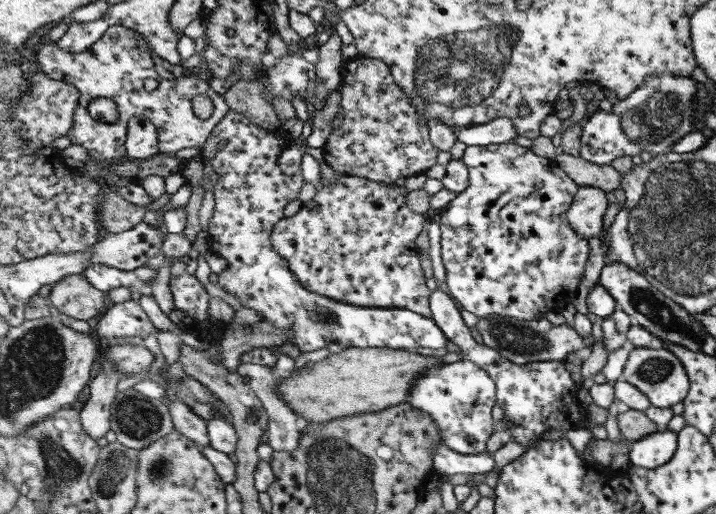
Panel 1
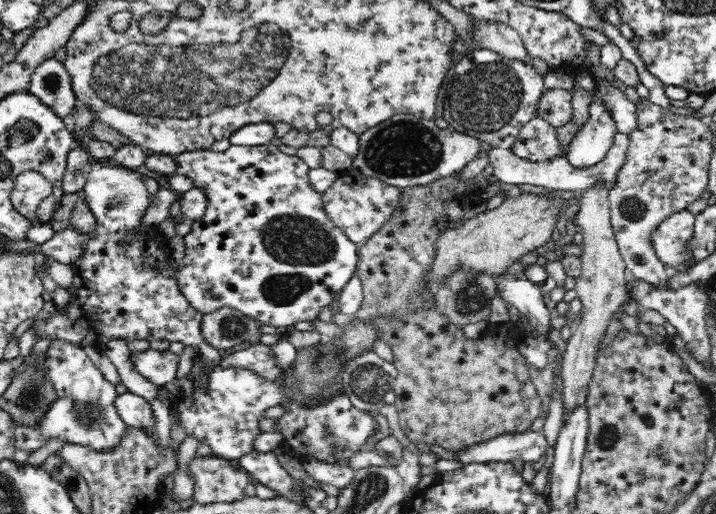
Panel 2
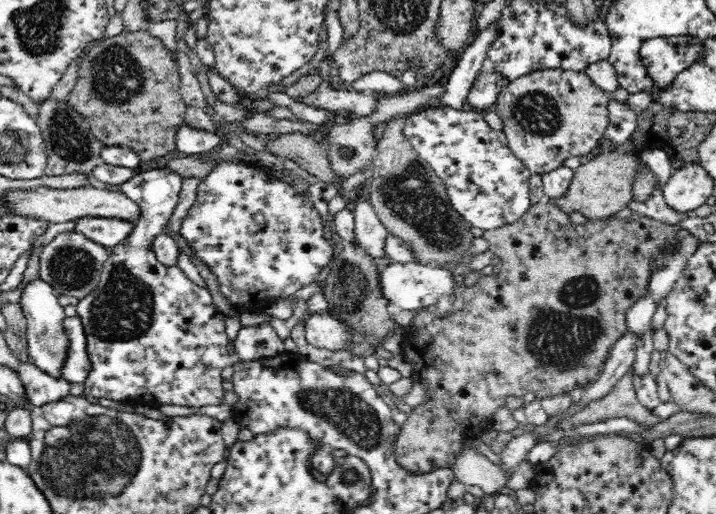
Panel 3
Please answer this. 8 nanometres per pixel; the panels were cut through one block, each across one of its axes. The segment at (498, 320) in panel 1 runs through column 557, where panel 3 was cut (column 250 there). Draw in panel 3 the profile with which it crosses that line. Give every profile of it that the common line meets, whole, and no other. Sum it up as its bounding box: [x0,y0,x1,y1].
[234,323,288,361]

